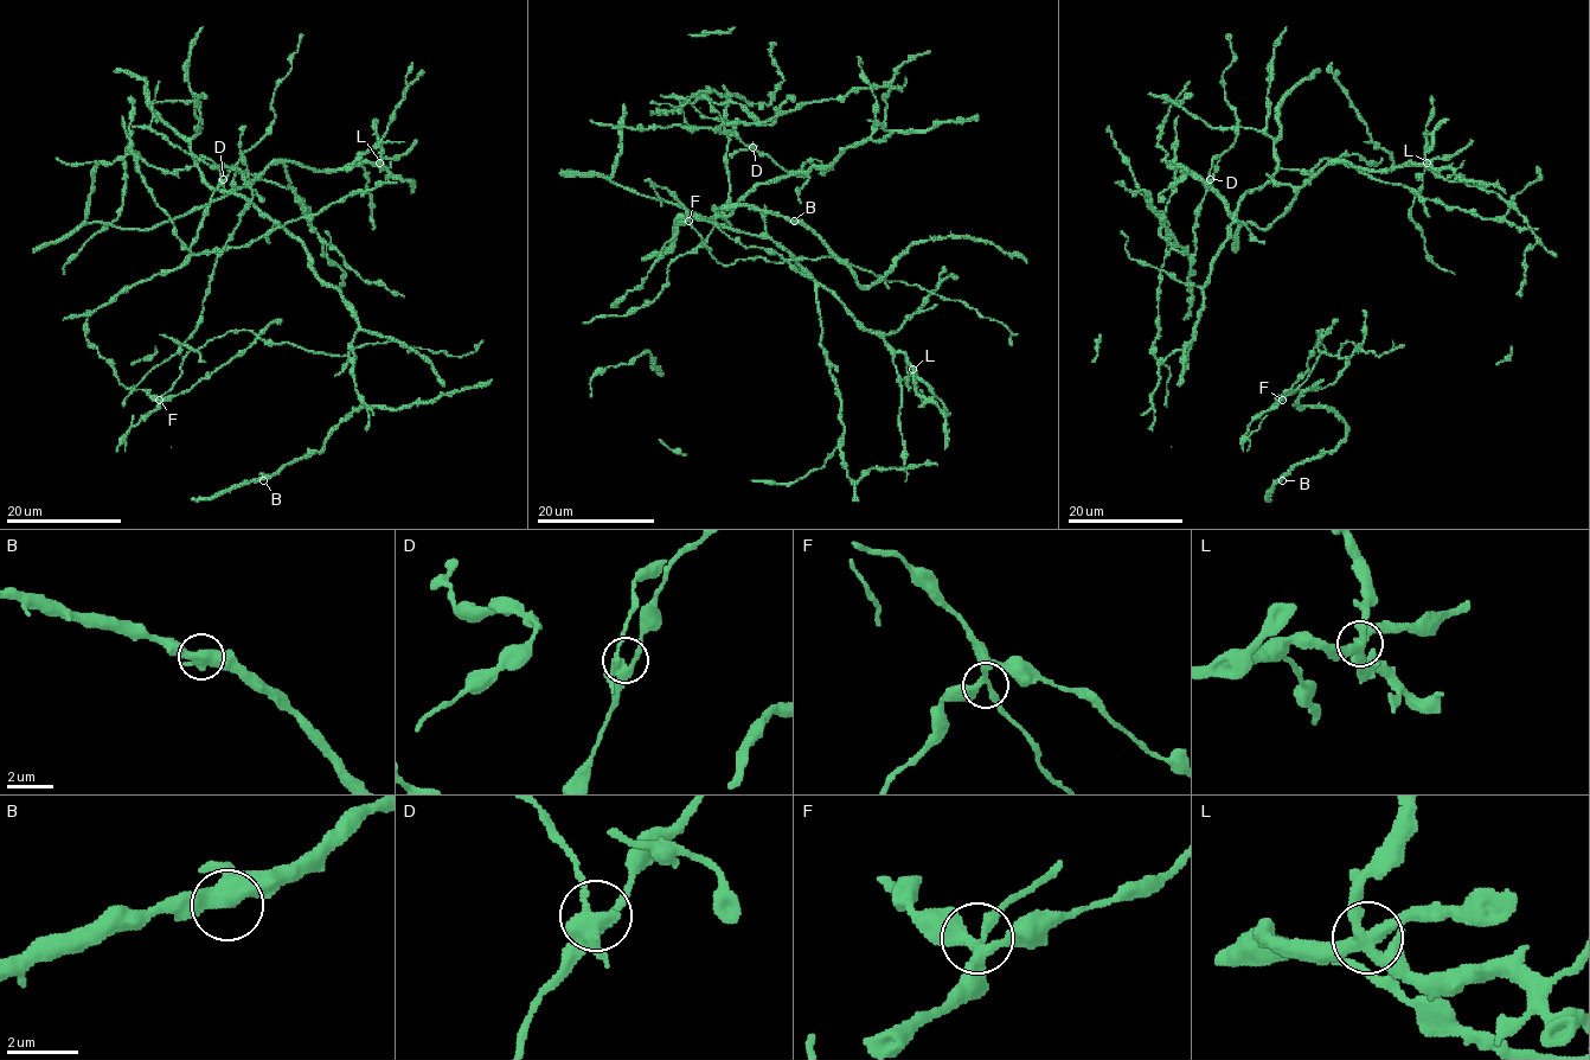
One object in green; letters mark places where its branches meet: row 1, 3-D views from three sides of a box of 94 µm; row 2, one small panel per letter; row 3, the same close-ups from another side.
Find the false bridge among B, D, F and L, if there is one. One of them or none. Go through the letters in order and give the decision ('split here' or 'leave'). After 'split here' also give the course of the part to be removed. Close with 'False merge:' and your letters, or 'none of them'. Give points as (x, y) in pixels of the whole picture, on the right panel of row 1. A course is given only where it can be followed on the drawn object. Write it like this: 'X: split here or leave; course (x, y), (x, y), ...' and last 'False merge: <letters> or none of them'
B: leave
D: leave
F: leave
L: leave
False merge: none of them

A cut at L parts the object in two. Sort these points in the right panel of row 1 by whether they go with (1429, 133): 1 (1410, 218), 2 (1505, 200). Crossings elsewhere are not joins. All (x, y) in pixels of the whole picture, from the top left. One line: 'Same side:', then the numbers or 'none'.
Same side: 1

